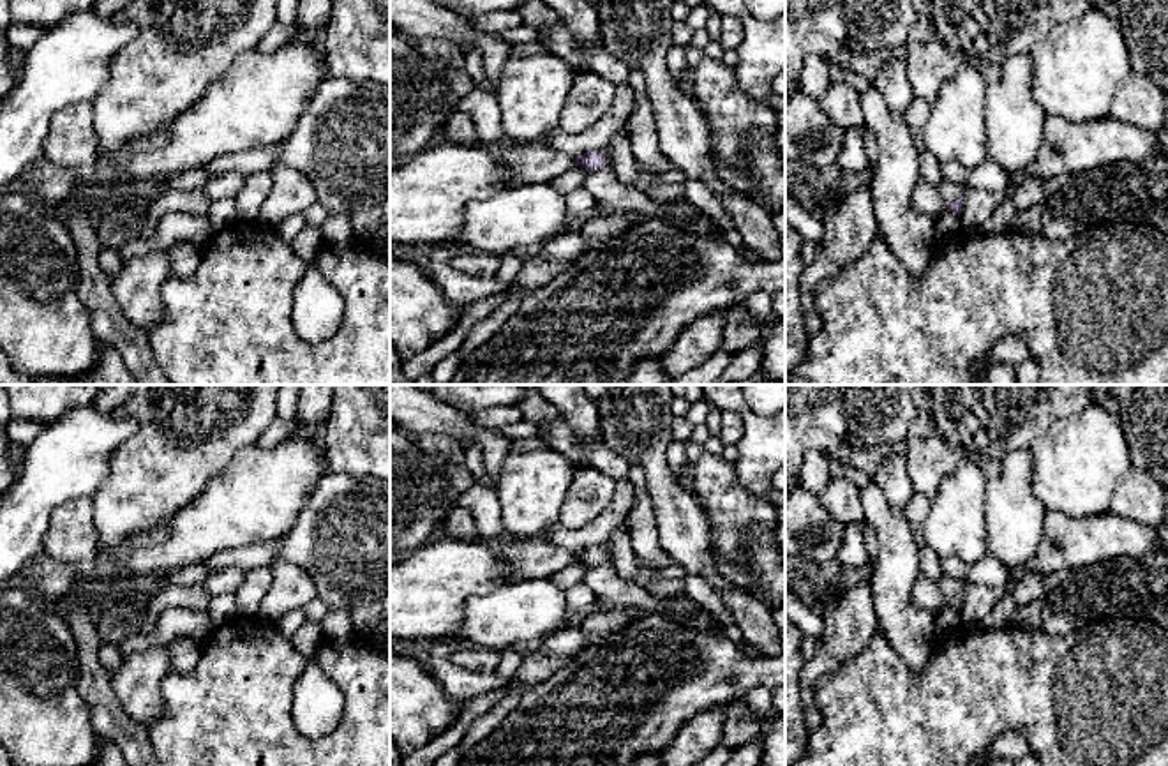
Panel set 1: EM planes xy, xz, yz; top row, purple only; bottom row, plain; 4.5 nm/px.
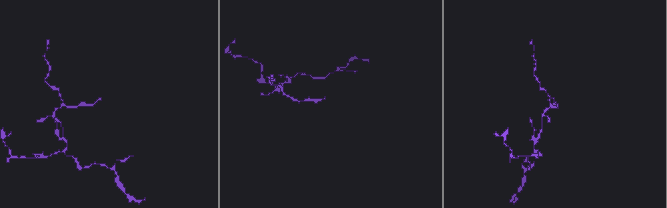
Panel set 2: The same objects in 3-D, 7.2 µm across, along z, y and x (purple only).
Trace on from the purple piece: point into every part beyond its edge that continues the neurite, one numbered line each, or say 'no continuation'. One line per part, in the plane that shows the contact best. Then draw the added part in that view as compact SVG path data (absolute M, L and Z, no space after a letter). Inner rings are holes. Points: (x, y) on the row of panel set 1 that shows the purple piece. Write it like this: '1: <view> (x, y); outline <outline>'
1: yz (950, 191); outline M940 182L937 185L940 196L944 198L944 201L953 201L953 199L960 199L965 196L965 191L969 189L967 185L962 184L955 184L955 182Z

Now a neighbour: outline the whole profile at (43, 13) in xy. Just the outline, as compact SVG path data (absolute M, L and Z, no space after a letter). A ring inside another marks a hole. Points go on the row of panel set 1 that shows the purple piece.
M7 0L11 21L42 28L56 26L65 16L90 9L97 0Z

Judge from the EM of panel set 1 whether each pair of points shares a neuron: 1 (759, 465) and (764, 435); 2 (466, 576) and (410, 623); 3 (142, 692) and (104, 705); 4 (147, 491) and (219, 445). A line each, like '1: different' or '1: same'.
1: same
2: same
3: different
4: same

